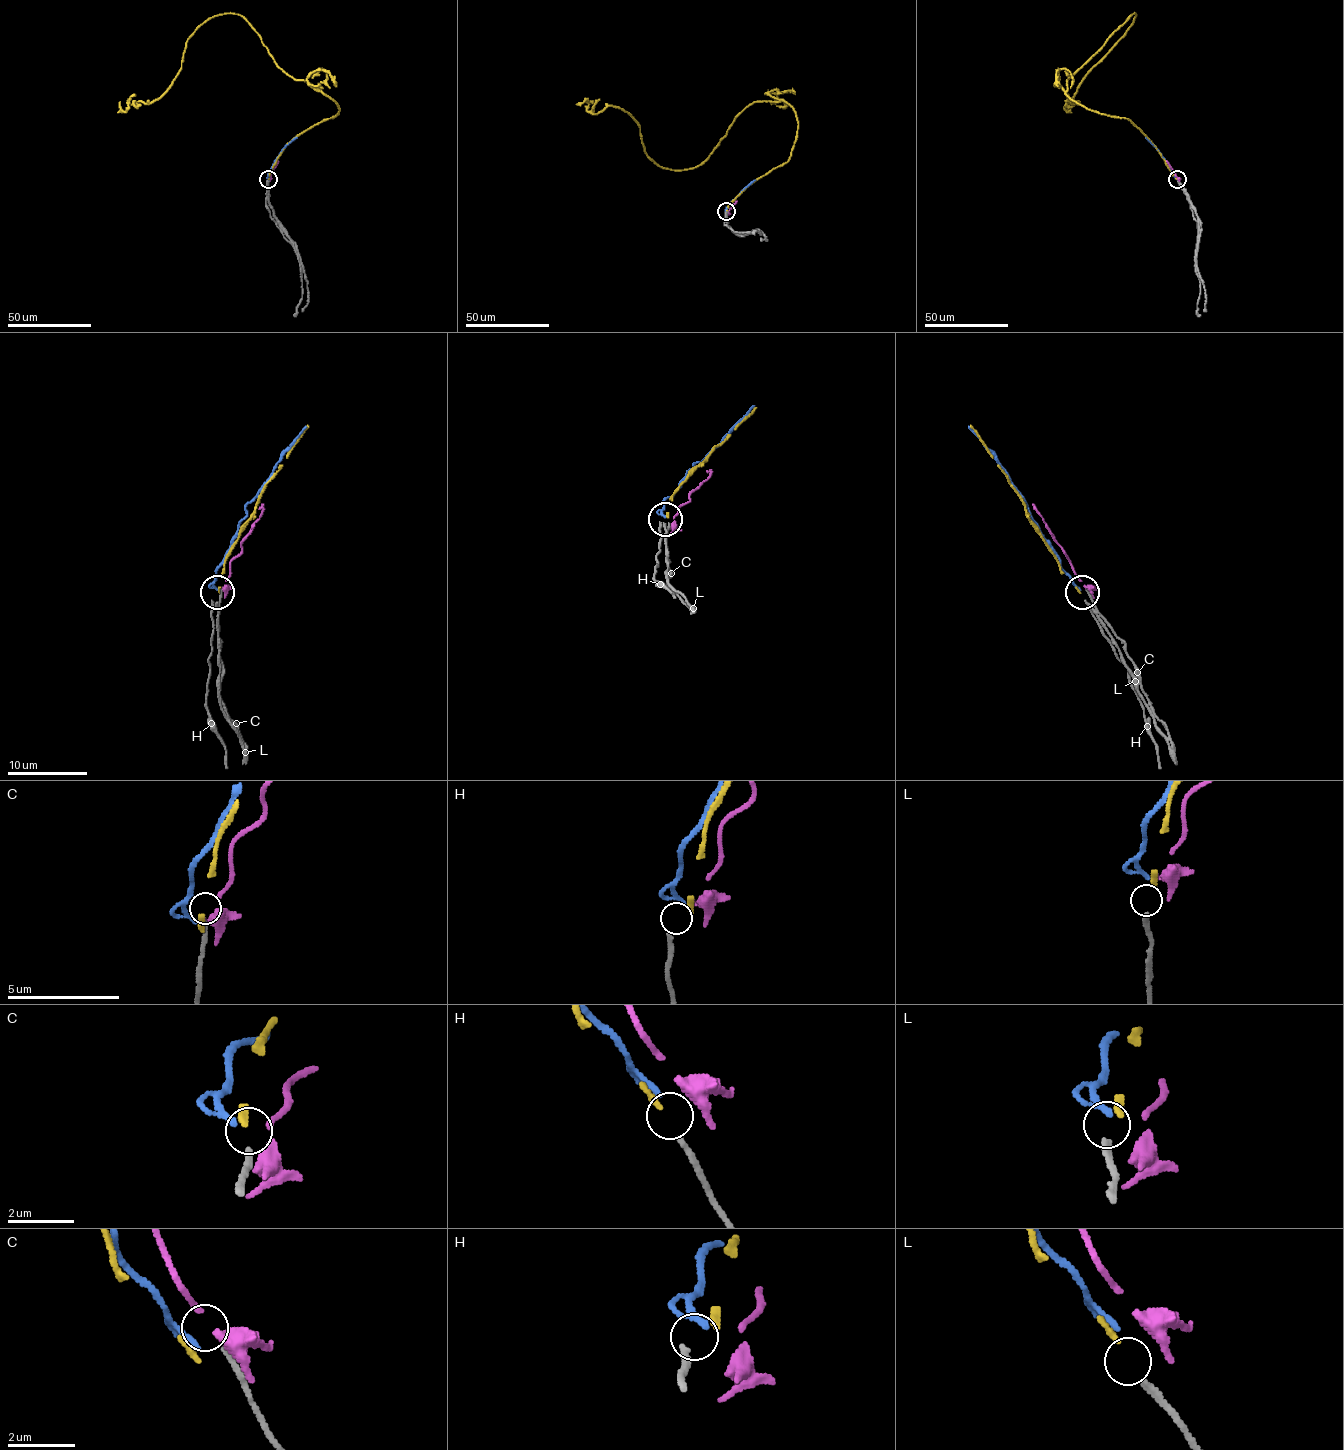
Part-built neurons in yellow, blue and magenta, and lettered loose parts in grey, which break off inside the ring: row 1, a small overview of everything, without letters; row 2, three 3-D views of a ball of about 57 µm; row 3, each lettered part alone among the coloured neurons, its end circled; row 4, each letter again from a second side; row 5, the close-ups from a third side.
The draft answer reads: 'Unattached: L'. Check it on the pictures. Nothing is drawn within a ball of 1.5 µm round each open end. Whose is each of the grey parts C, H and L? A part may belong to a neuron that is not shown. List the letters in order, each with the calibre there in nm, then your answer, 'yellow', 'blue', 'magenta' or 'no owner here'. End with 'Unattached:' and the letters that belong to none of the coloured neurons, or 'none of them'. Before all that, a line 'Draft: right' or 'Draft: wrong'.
Draft: wrong
C: 160 nm | no owner here
H: 190 nm | blue
L: 200 nm | yellow
Unattached: C

